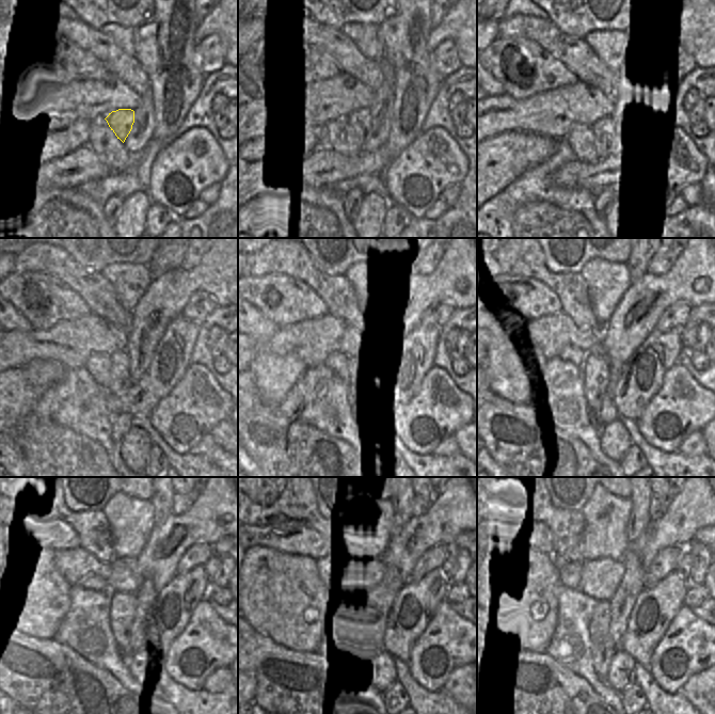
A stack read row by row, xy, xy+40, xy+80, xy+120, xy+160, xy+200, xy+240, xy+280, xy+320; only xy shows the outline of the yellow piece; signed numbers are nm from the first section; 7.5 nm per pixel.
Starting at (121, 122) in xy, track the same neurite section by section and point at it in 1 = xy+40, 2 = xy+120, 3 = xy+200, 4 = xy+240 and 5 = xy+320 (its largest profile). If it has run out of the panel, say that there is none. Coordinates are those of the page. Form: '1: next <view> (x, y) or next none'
1: next xy+40 (360, 121)
2: next xy+120 (121, 381)
3: next xy+200 (596, 370)
4: next xy+240 (123, 605)
5: next xy+320 (603, 647)

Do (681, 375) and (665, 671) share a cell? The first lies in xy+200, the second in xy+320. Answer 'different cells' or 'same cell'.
same cell

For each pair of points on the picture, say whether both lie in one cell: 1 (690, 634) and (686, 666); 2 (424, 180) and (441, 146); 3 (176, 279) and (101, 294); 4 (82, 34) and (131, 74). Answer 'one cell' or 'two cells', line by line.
1: one cell
2: one cell
3: two cells
4: one cell

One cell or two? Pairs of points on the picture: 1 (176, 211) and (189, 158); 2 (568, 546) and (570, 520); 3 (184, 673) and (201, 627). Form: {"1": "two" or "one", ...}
{"1": "one", "2": "one", "3": "one"}

